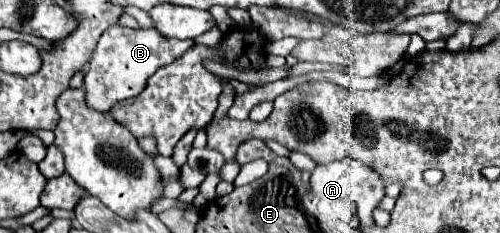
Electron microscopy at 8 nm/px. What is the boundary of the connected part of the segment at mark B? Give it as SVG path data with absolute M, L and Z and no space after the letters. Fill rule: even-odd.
M120 24L110 26L98 40L98 46L94 50L94 56L88 64L86 76L84 76L84 88L86 88L86 102L98 112L108 112L116 102L132 98L140 94L146 86L146 80L162 66L172 64L180 54L184 54L194 40L172 40L164 38L158 30L132 30L124 28Z

